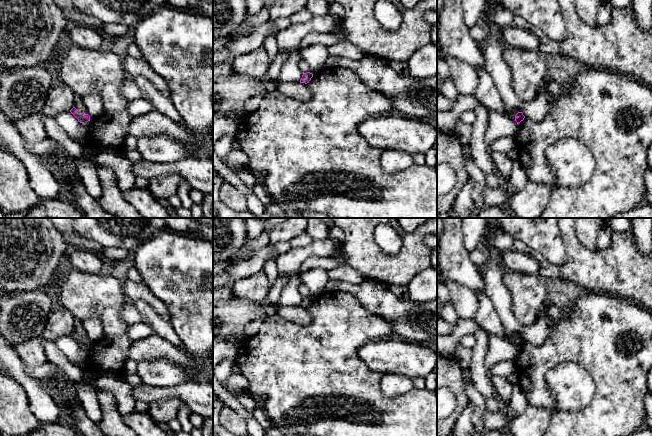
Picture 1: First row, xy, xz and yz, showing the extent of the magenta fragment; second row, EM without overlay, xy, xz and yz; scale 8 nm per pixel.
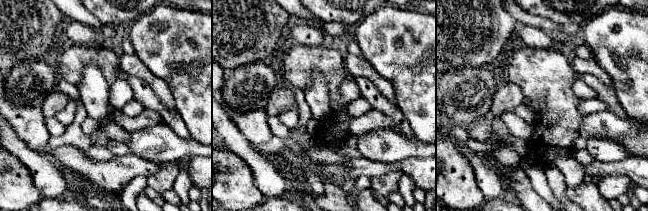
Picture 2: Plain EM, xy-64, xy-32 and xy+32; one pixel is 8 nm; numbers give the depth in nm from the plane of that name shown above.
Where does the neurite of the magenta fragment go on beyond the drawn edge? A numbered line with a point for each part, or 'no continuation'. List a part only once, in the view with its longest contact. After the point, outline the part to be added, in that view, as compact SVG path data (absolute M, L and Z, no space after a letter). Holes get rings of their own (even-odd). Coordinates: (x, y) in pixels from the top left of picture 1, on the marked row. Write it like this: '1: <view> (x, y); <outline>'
no continuation

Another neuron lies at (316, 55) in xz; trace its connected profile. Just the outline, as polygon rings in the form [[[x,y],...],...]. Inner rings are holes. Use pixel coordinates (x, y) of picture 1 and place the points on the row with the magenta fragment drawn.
[[[313,44],[306,48],[299,48],[299,50],[302,60],[308,63],[312,74],[319,71],[330,57],[327,46],[323,44]]]

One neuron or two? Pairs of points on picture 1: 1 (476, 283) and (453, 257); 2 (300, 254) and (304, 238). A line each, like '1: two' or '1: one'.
1: one
2: two

